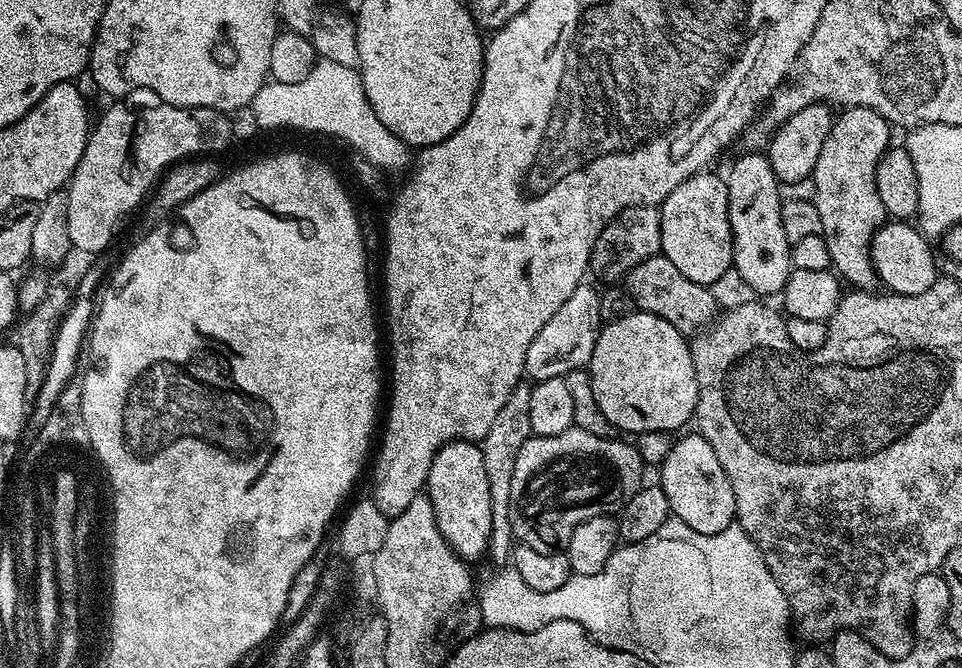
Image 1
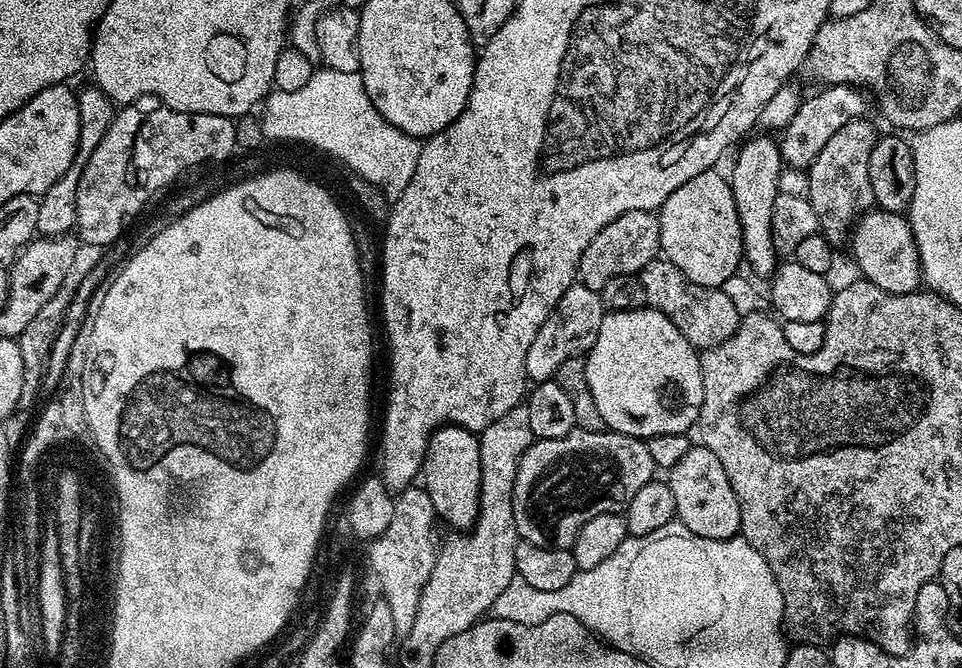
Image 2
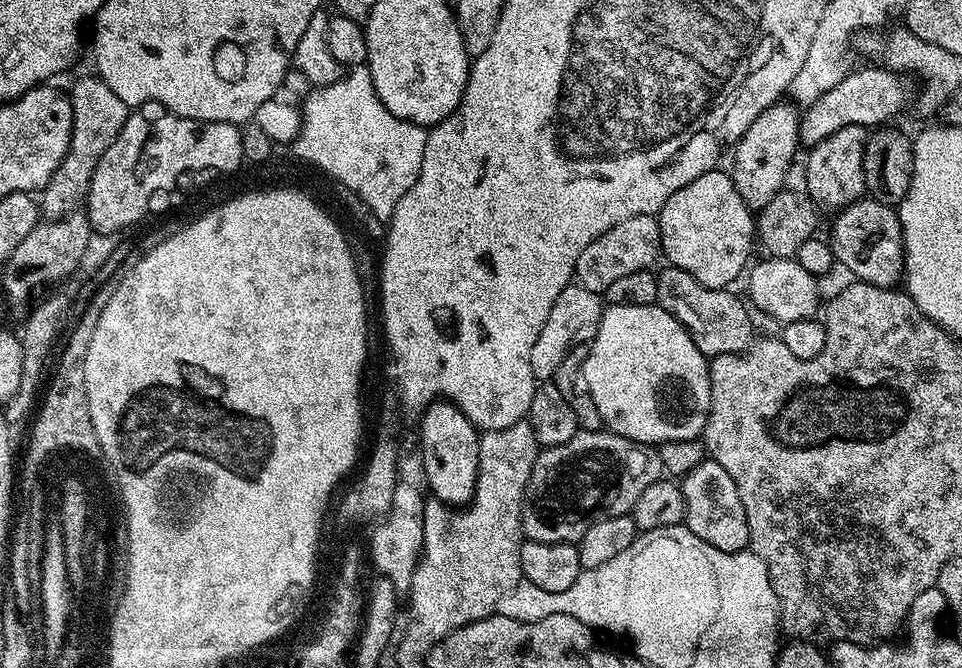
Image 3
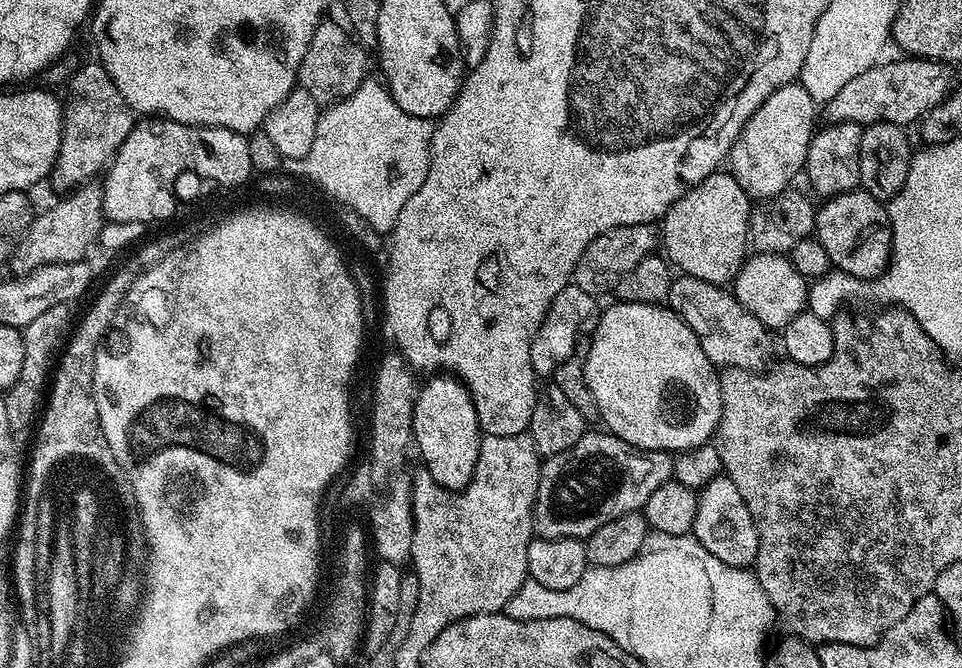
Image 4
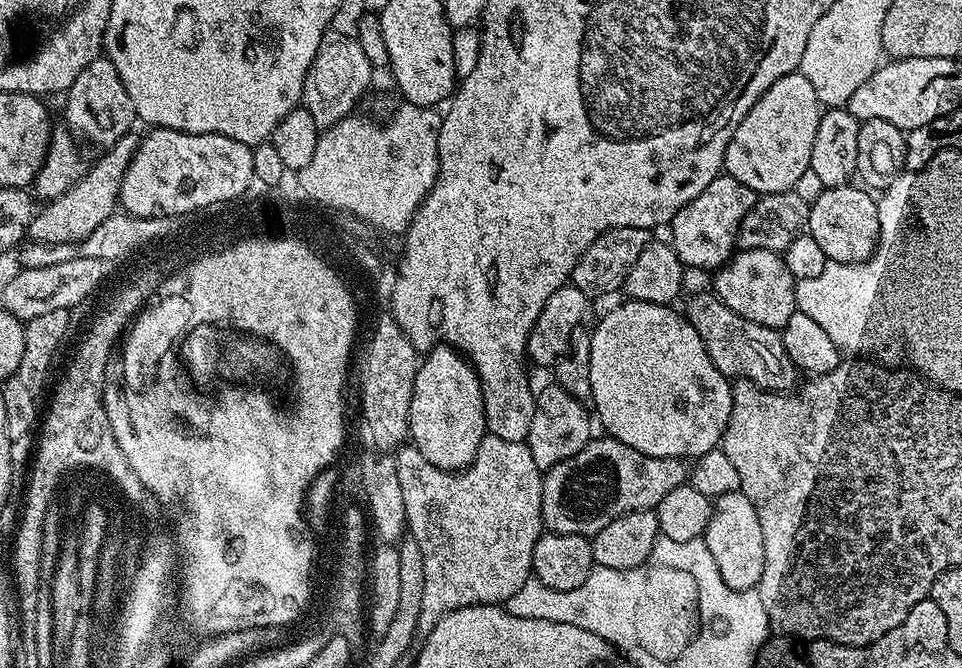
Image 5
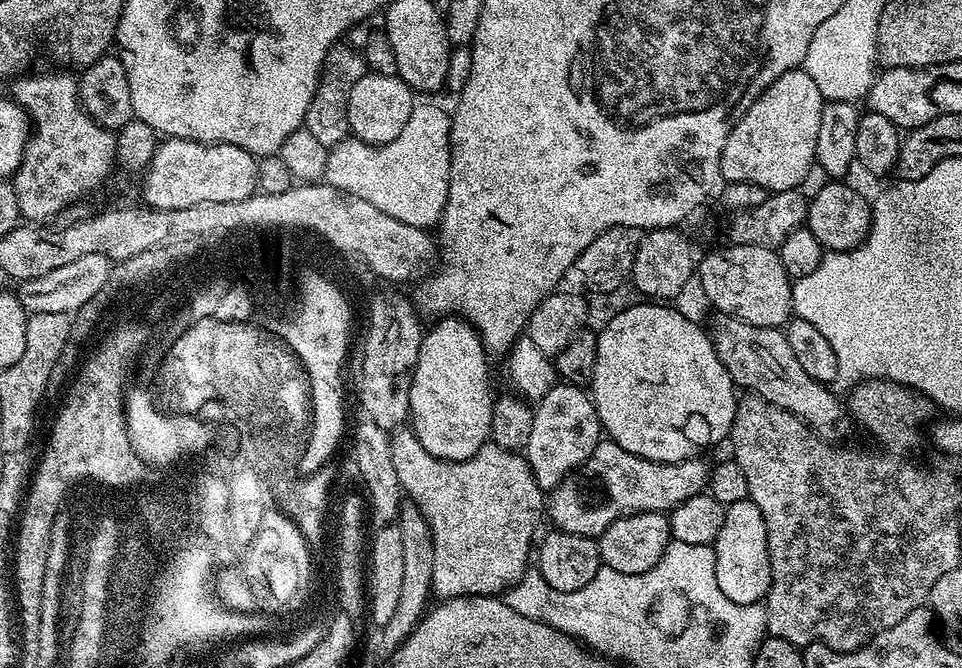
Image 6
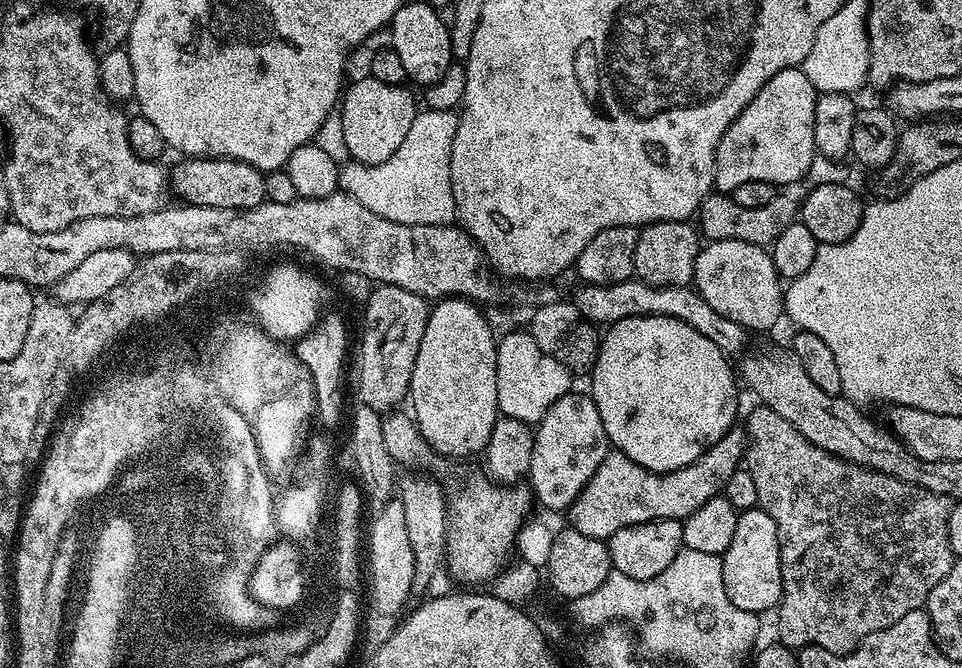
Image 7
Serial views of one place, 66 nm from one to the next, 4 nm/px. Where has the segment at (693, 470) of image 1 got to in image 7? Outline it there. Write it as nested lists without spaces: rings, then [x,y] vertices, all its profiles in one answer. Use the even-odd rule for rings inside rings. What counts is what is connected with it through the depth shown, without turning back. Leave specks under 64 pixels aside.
[[[745,508],[737,515],[734,538],[730,538],[730,546],[722,554],[722,582],[730,602],[734,602],[738,610],[765,614],[779,605],[782,570],[778,530],[774,526],[774,518],[770,518],[763,508]]]

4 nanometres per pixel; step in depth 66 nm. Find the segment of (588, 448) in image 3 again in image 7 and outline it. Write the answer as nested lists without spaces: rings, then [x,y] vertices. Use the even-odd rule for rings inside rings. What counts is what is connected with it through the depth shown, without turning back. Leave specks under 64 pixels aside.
[[[734,426],[717,442],[708,447],[707,452],[703,452],[693,464],[682,466],[673,472],[651,472],[642,466],[638,466],[630,458],[626,458],[622,453],[615,450],[609,451],[604,457],[604,461],[594,470],[590,482],[573,500],[572,505],[566,509],[567,523],[578,534],[586,534],[595,540],[607,542],[612,535],[626,526],[635,524],[645,524],[651,520],[678,520],[683,522],[687,516],[698,506],[706,506],[710,498],[721,495],[724,490],[724,483],[734,474],[734,470],[741,467],[746,456],[746,432],[743,427]]]

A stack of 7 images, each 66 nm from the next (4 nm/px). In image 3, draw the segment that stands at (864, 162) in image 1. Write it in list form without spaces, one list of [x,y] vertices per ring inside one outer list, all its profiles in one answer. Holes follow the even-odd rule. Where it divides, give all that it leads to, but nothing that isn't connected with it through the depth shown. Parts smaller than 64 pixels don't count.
[[[842,126],[842,130],[830,134],[830,138],[826,138],[807,153],[808,161],[803,165],[806,170],[807,194],[816,203],[817,209],[839,210],[856,200],[865,199],[866,174],[862,158],[869,135],[869,129],[862,126]]]

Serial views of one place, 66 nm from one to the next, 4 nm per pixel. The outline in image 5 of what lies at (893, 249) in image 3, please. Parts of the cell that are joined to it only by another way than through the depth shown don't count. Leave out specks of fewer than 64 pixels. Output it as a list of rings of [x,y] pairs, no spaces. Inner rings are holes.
[[[849,182],[833,188],[823,187],[821,194],[808,205],[807,235],[818,242],[822,254],[834,264],[861,264],[874,254],[880,237],[878,200],[871,191]]]

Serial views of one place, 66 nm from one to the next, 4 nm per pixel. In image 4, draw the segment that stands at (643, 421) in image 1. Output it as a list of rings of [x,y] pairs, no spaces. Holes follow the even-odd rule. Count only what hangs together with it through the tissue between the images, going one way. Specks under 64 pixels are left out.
[[[612,302],[609,308],[605,307],[600,313],[600,321],[596,324],[595,332],[591,333],[590,341],[592,345],[588,348],[588,356],[584,360],[584,377],[590,386],[590,394],[594,394],[594,402],[600,411],[599,419],[604,420],[603,427],[611,432],[613,436],[618,437],[622,442],[629,444],[631,448],[639,448],[645,452],[666,452],[669,454],[679,454],[693,449],[702,447],[703,444],[709,443],[713,439],[716,427],[722,414],[722,390],[720,389],[720,377],[715,364],[706,358],[706,353],[702,351],[702,346],[686,326],[686,322],[679,314],[673,312],[671,308],[663,303],[654,304],[633,304]]]

